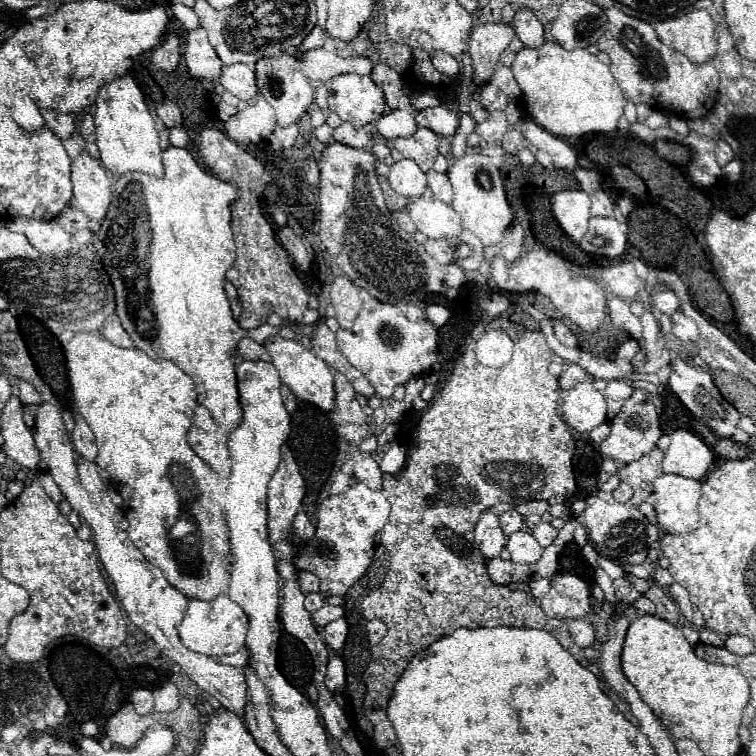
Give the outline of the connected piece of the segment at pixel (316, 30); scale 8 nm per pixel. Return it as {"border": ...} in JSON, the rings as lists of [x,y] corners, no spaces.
{"border":[[[314,26],[312,32],[304,38],[304,42],[300,44],[300,50],[308,52],[308,50],[316,50],[316,48],[322,48],[324,46],[324,34],[322,34],[322,28],[320,26]]]}

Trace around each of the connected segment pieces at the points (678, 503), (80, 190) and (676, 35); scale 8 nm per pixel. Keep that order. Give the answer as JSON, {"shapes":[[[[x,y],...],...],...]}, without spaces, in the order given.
{"shapes":[[[[662,474],[652,486],[656,522],[670,534],[688,534],[700,525],[700,494],[704,480]]],[[[80,154],[72,160],[72,190],[76,206],[90,218],[102,220],[110,204],[110,180],[98,158]]],[[[706,10],[658,22],[654,30],[668,48],[684,54],[692,64],[704,64],[716,56],[714,20]]]]}

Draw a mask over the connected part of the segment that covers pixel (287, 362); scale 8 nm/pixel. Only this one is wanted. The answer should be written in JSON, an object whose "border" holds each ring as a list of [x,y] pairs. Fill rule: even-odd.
{"border":[[[270,338],[266,342],[266,348],[272,356],[272,364],[278,368],[282,380],[290,386],[290,390],[296,394],[296,398],[316,404],[326,412],[336,410],[336,390],[334,390],[334,368],[330,368],[326,362],[322,362],[314,352],[306,350],[296,340],[284,340],[284,338]]]}

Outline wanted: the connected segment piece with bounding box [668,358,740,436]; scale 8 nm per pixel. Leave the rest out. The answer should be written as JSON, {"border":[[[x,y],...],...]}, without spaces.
{"border":[[[676,358],[672,364],[670,364],[670,376],[668,376],[668,386],[674,394],[680,396],[680,400],[688,406],[688,410],[698,416],[700,420],[704,420],[706,424],[710,424],[718,434],[722,436],[732,436],[734,430],[736,430],[736,422],[740,418],[738,410],[734,406],[730,406],[722,396],[720,392],[716,392],[716,386],[714,386],[714,380],[712,376],[706,372],[706,370],[700,370],[700,368],[694,368],[690,366],[688,362]]]}

